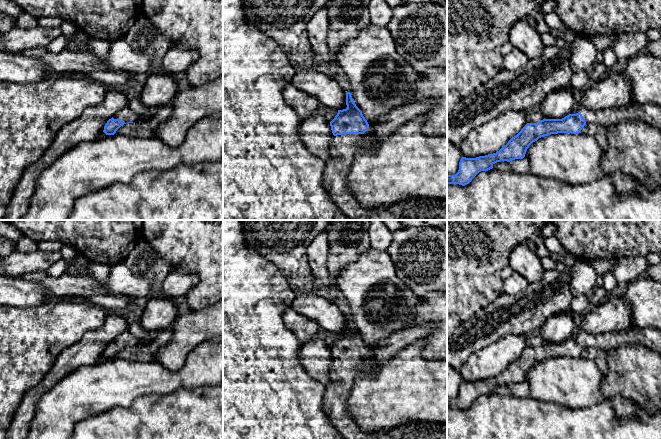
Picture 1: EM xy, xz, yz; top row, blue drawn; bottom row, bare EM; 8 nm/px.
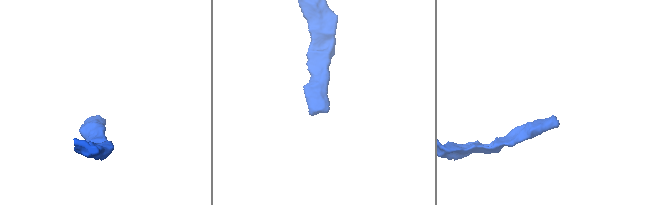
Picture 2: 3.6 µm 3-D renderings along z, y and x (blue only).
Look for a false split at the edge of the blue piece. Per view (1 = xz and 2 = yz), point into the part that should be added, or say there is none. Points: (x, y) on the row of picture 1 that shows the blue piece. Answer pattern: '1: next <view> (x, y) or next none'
1: next xz (342, 150)
2: next yz (649, 113)

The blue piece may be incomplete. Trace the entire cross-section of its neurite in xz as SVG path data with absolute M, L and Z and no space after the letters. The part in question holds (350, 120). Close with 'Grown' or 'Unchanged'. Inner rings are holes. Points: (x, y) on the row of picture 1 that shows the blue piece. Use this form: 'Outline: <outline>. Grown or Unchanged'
Outline: M346 92L347 108L338 110L330 122L335 136L325 160L323 187L332 201L349 220L447 220L447 200L418 198L404 200L386 208L363 207L347 184L355 155L372 149L379 137L371 134L369 124L356 106L350 92Z. Grown

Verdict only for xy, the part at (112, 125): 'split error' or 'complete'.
split error

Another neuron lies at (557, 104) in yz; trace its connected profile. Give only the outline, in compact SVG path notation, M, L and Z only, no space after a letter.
M570 89L555 90L545 97L539 111L544 119L562 119L571 114L574 101Z

